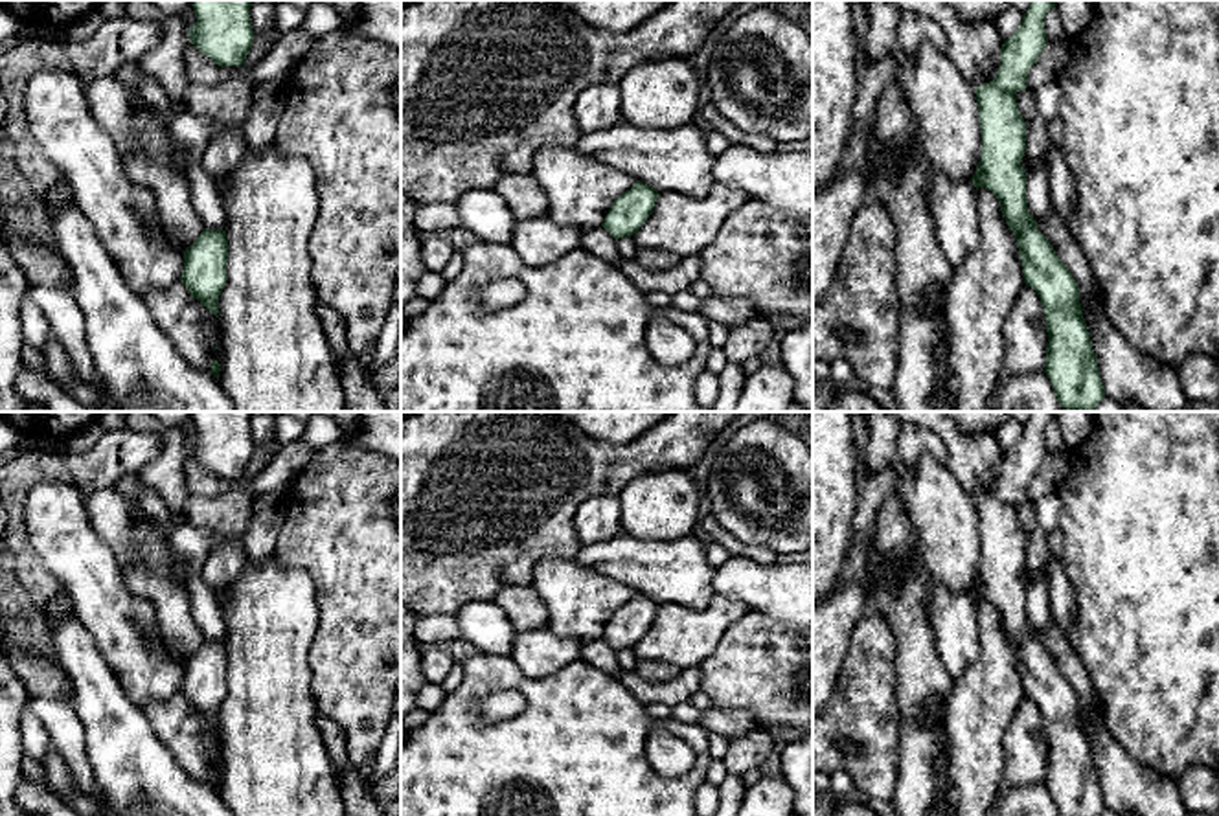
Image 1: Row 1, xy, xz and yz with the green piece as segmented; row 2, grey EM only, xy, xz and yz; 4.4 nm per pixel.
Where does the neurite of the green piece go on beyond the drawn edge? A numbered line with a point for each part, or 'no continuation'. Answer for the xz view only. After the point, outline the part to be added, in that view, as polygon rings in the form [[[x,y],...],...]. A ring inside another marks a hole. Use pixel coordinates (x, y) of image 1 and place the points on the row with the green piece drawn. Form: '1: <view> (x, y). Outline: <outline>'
1: xz (598, 241). Outline: [[[603,226],[583,230],[581,248],[610,265],[621,263],[616,239]]]

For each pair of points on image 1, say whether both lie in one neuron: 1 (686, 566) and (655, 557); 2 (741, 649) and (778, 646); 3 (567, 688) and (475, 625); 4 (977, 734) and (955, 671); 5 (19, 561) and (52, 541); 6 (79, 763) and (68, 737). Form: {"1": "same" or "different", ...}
{"1": "same", "2": "same", "3": "different", "4": "different", "5": "different", "6": "same"}

